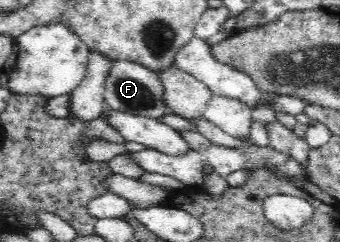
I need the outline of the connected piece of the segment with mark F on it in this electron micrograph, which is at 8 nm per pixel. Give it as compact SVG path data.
M117 60L113 61L112 70L106 81L106 91L103 94L104 104L110 110L159 119L169 112L163 101L163 91L163 82L160 80L159 72L150 70L138 62Z

